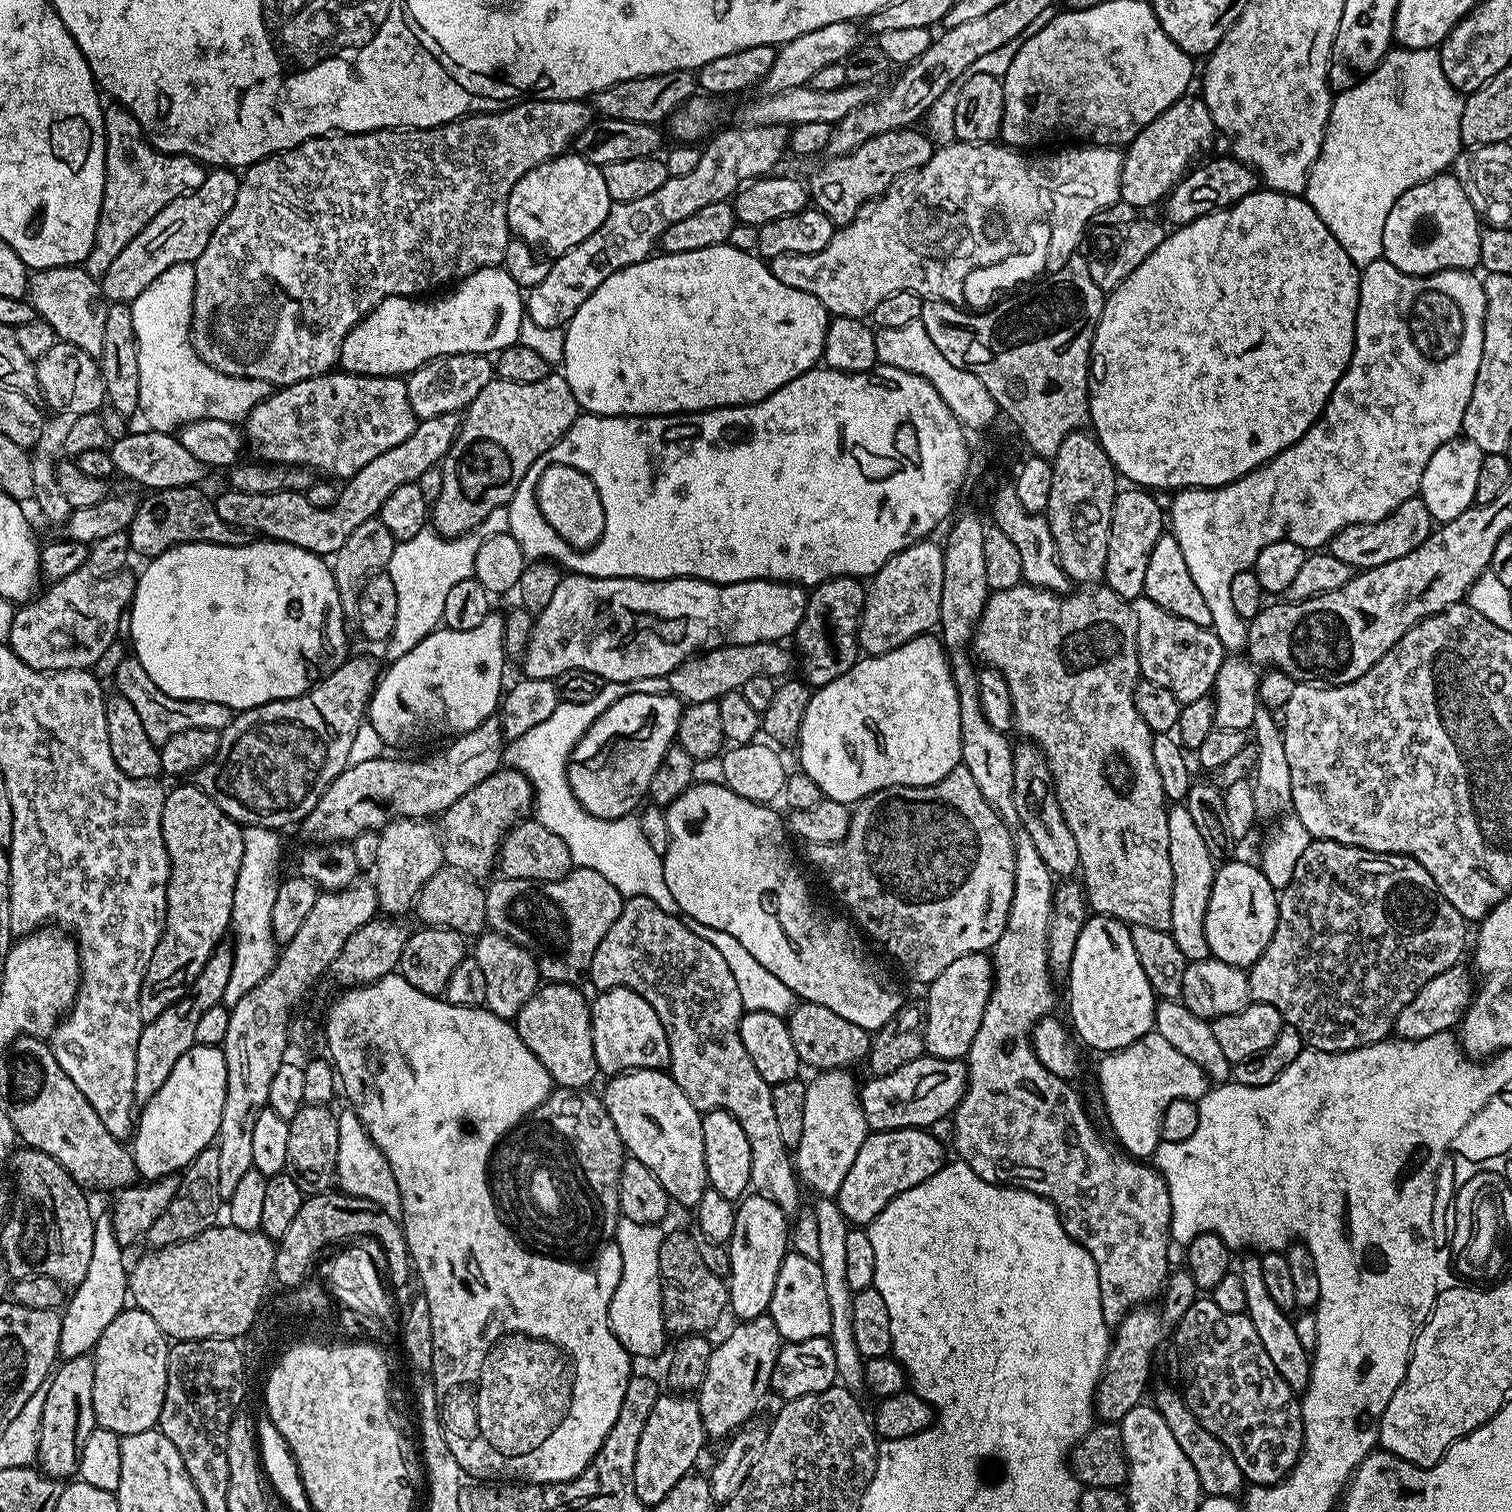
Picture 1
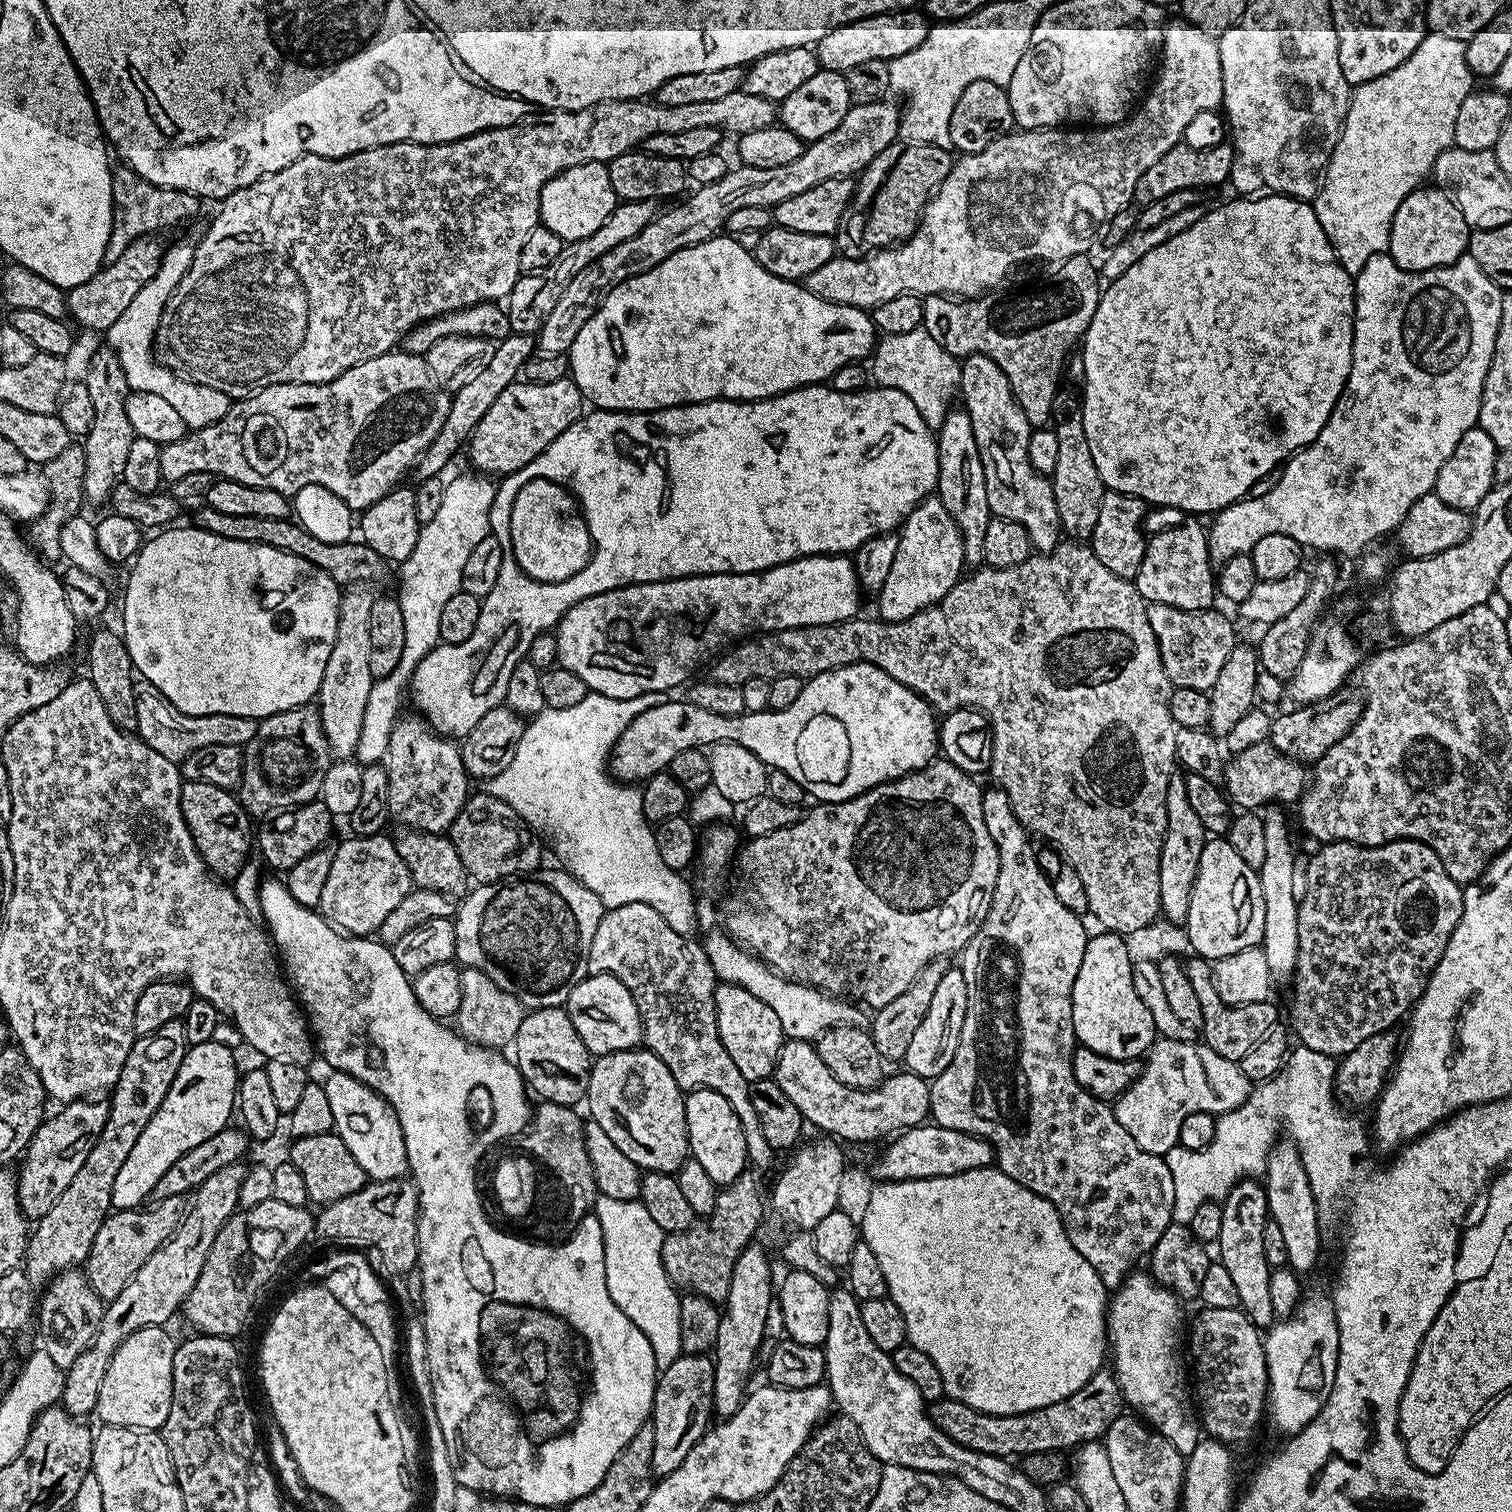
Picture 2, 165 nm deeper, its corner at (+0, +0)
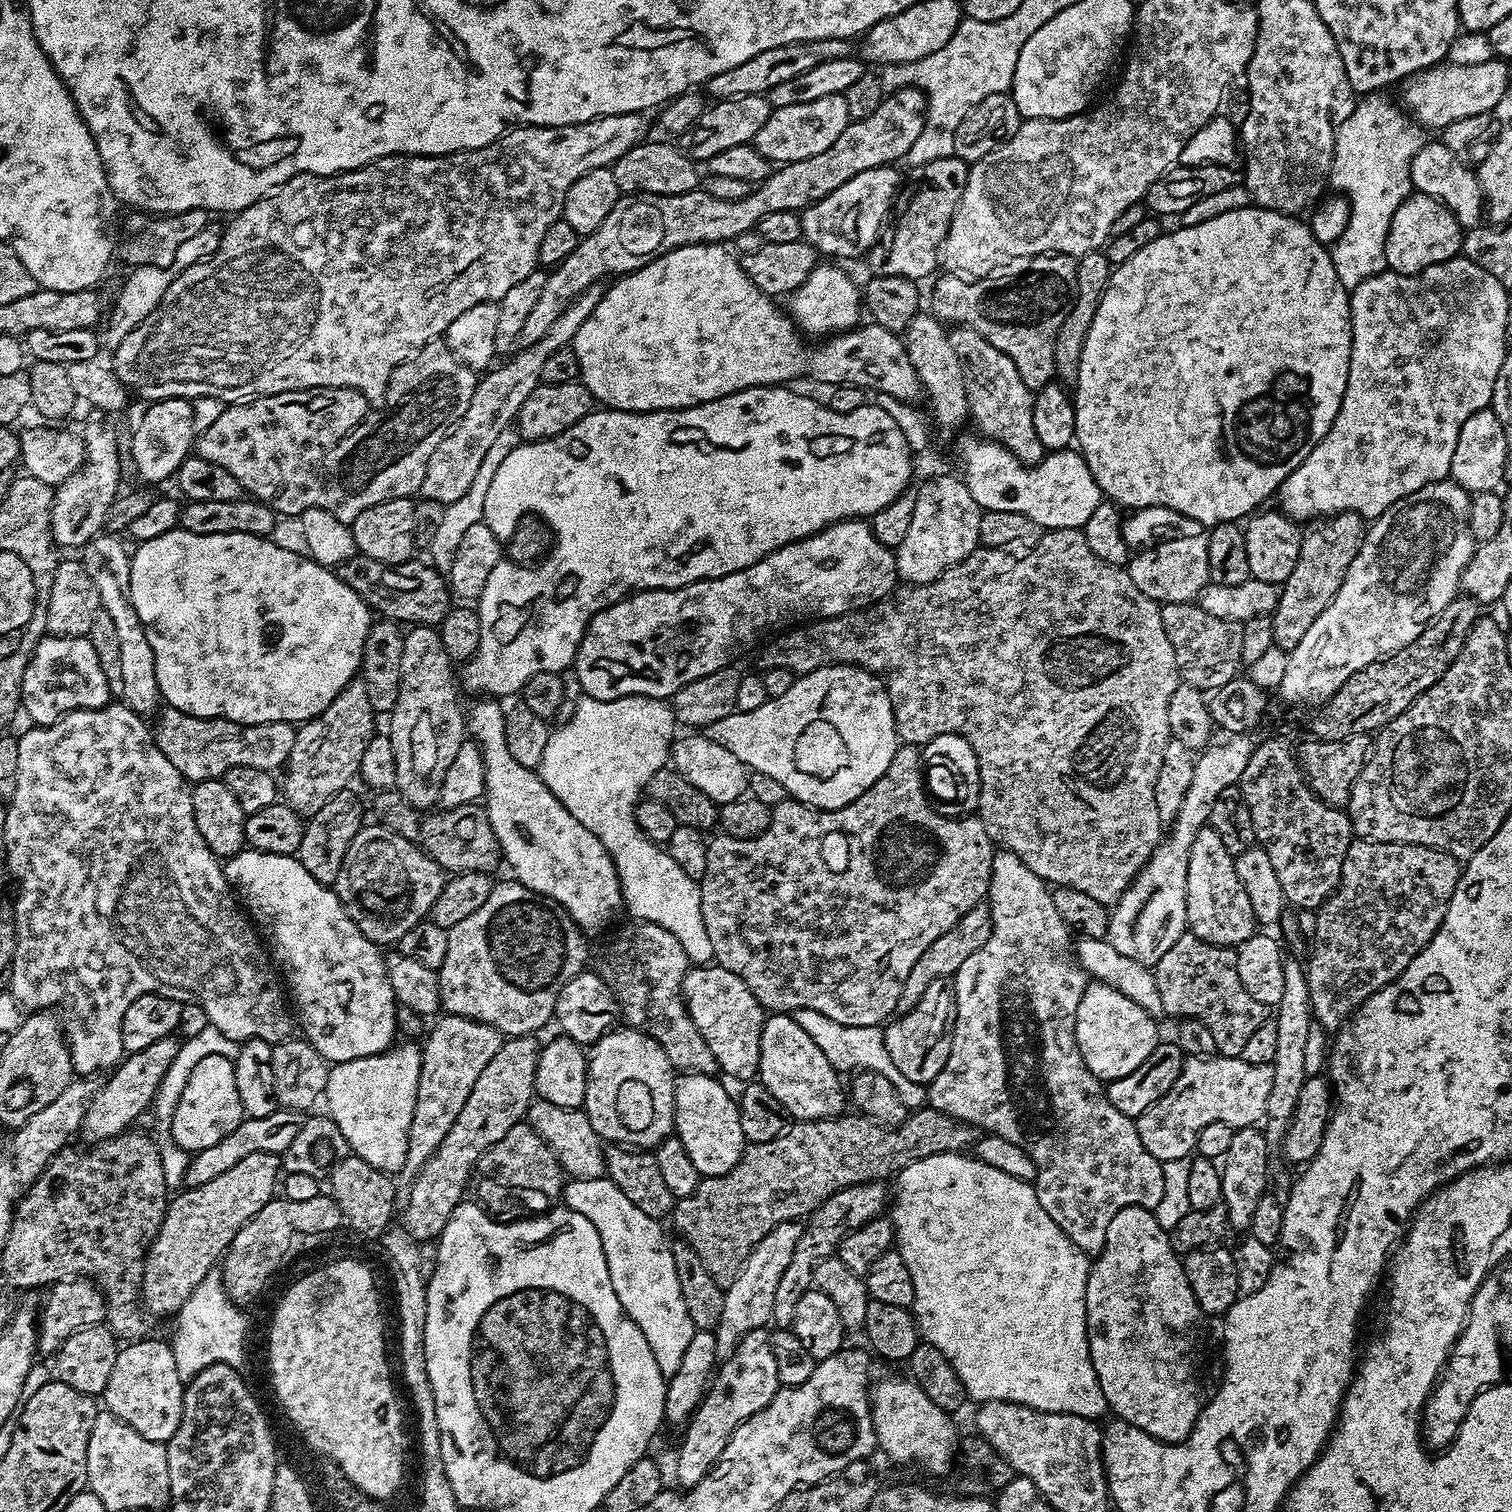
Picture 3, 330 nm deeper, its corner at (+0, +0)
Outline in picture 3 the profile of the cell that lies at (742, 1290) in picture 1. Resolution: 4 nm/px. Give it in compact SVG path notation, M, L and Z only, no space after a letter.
M769 1329L750 1330L750 1334L738 1342L734 1354L715 1369L704 1401L696 1407L696 1413L683 1429L684 1437L676 1452L676 1480L681 1484L679 1487L687 1490L702 1482L709 1470L720 1463L722 1450L726 1450L726 1442L730 1442L734 1430L738 1430L746 1418L758 1414L758 1410L767 1406L781 1387L774 1350L770 1347Z

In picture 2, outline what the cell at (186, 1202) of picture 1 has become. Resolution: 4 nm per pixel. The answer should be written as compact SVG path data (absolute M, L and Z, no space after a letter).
M175 1196L159 1201L155 1205L156 1209L126 1208L108 1213L94 1237L94 1246L86 1261L88 1281L101 1300L111 1302L118 1298L118 1294L122 1294L122 1290L126 1290L130 1278L142 1270L142 1262L146 1262L154 1250L161 1248L176 1233L188 1212L188 1206L189 1201L185 1197Z

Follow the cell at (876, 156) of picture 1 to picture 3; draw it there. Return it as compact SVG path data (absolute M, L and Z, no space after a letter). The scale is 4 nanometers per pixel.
M947 156L921 164L913 171L916 173L912 181L909 184L907 181L902 188L903 195L908 197L899 201L890 223L866 254L866 261L872 267L872 276L901 276L907 280L923 282L928 275L931 277L937 271L935 268L936 264L938 268L942 260L944 239L968 181L969 167L969 161Z

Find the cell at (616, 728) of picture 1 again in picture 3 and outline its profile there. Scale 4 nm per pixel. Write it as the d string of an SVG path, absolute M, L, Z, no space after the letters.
M827 664L825 668L816 668L813 672L797 675L794 686L790 686L790 690L786 690L786 694L782 694L782 698L768 700L762 706L758 706L758 710L734 711L726 714L726 718L718 718L718 722L714 722L706 729L706 735L714 742L726 746L726 750L730 750L730 754L735 754L752 772L770 774L770 778L782 782L789 797L801 800L803 804L811 804L814 808L825 810L846 806L850 802L854 802L870 786L874 786L874 782L878 782L878 778L882 778L882 774L886 774L886 766L890 766L890 758L894 758L898 747L894 710L888 697L885 681L876 673L869 672L868 669L855 664Z

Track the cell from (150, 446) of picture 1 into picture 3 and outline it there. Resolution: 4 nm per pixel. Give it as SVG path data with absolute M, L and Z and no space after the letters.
M443 339L432 340L412 359L405 360L394 369L388 383L388 394L384 405L378 409L373 408L368 403L368 399L354 388L314 388L306 392L283 392L277 396L258 396L255 400L236 402L225 407L218 422L214 422L214 426L210 426L210 430L199 433L194 444L194 452L195 455L206 458L206 462L215 462L218 466L230 470L230 474L234 474L234 478L238 478L238 482L242 482L245 493L249 497L272 505L272 511L281 517L296 518L308 508L317 508L318 510L330 510L330 514L334 514L334 518L338 518L338 522L350 526L354 522L354 518L358 518L358 514L362 514L362 510L370 510L370 506L378 506L378 502L386 502L403 496L412 498L419 493L422 478L426 478L426 462L430 462L430 454L434 454L434 446L438 446L438 442L442 442L442 438L446 438L448 431L456 425L458 418L462 418L462 414L466 414L466 406L470 406L470 397L476 389L477 379L477 373L466 367L458 358L454 358L454 354L448 349Z

